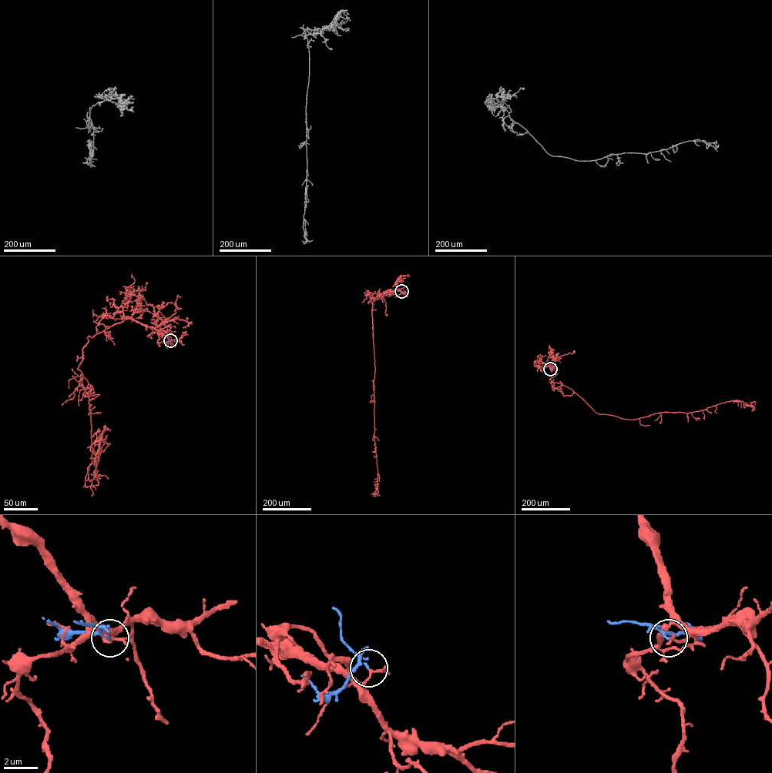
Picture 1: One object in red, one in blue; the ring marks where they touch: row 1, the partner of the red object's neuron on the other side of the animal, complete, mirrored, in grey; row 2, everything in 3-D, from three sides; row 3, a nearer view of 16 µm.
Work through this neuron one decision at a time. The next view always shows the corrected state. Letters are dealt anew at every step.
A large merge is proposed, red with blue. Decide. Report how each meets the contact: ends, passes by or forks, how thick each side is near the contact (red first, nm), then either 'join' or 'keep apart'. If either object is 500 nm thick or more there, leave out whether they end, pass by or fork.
red passes by; blue forks; calibres 120 and 100 nm; keep apart

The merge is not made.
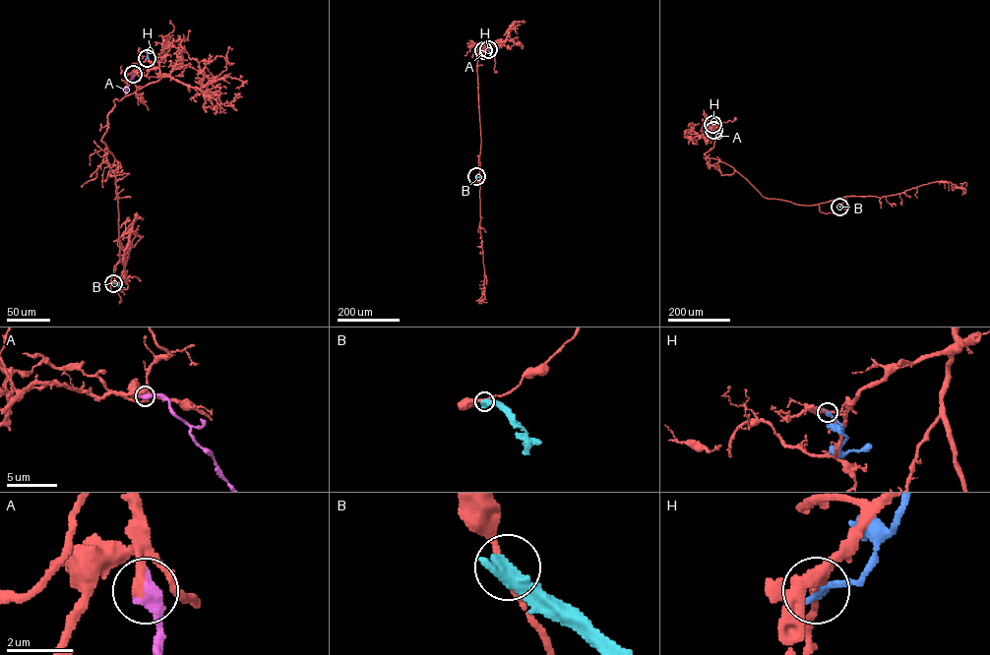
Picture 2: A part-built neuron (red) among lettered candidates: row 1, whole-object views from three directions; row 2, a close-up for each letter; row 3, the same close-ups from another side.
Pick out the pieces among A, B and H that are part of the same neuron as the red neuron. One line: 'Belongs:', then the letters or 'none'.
Belongs: A

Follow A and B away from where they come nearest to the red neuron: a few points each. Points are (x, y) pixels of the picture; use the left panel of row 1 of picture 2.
A: (133, 74), (126, 93)
B: (113, 283), (125, 287)

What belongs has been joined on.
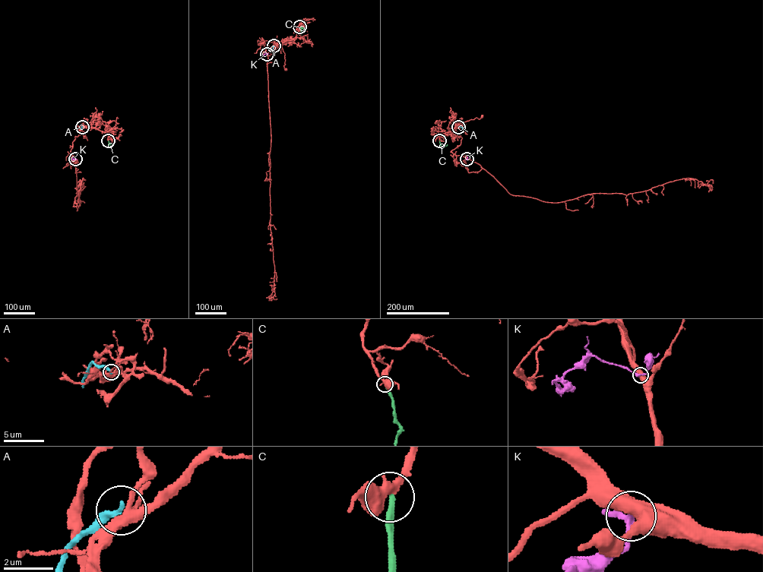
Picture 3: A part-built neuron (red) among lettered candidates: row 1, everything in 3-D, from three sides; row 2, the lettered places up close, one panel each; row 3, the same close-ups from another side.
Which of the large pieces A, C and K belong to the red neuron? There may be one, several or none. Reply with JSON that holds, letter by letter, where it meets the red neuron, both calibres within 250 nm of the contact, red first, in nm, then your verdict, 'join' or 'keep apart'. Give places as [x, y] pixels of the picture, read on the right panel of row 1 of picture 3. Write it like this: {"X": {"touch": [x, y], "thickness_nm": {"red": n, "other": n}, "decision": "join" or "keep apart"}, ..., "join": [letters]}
{"A": {"touch": [458, 127], "thickness_nm": {"red": 280, "other": 240}, "decision": "keep apart"}, "C": {"touch": [439, 140], "thickness_nm": {"red": 420, "other": 240}, "decision": "join"}, "K": {"touch": [466, 159], "thickness_nm": {"red": 550, "other": 200}, "decision": "keep apart"}, "join": ["C"]}

